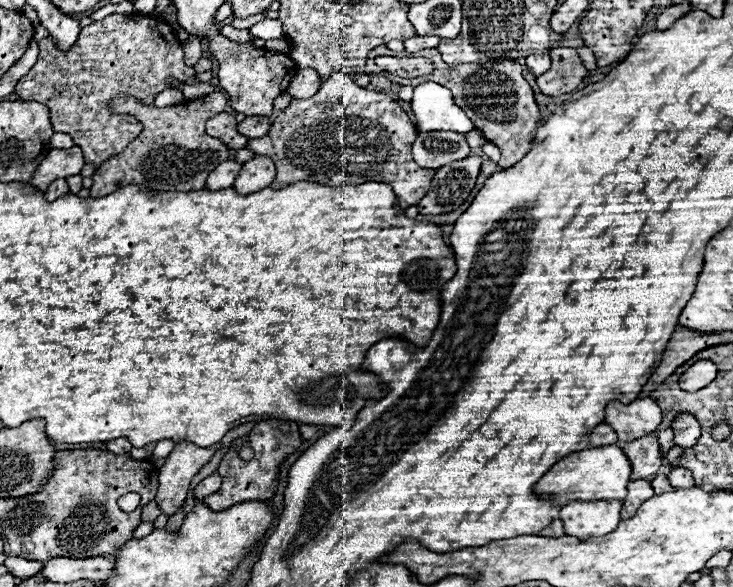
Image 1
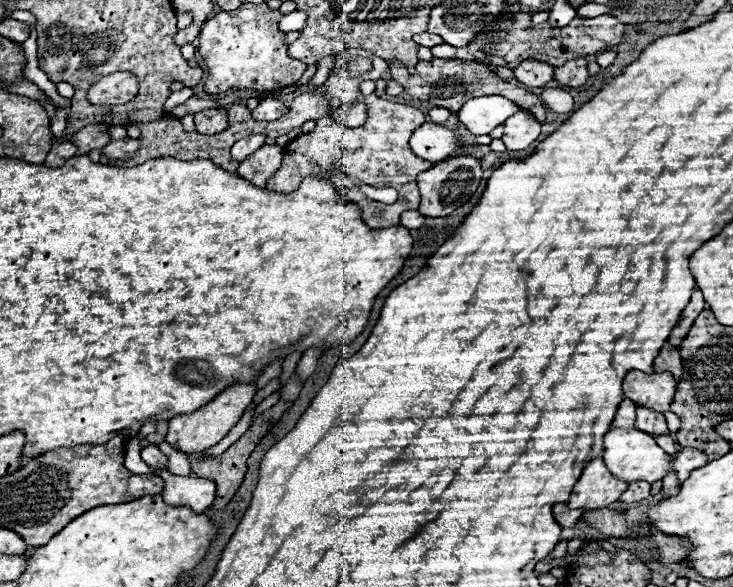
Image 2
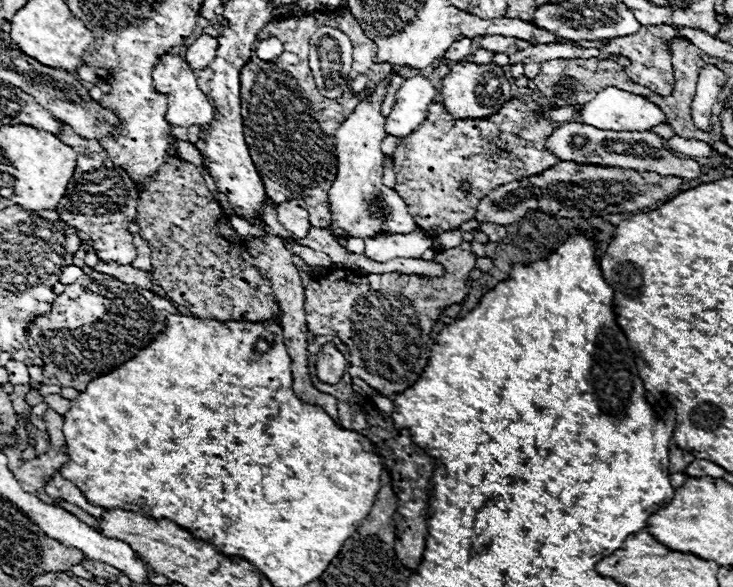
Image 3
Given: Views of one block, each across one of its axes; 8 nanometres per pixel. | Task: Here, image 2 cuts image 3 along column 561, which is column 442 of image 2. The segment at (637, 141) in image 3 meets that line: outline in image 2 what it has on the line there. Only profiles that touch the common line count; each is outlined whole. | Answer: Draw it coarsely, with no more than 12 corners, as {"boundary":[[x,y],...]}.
{"boundary":[[424,122],[410,138],[416,156],[436,164],[458,144],[452,130]]}

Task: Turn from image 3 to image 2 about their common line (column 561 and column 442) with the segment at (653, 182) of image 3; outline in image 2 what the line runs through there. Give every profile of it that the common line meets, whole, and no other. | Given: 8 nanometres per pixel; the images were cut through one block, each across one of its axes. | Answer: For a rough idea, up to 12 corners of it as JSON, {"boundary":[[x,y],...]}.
{"boundary":[[456,156],[420,174],[418,210],[448,216],[472,198],[480,160]]}

